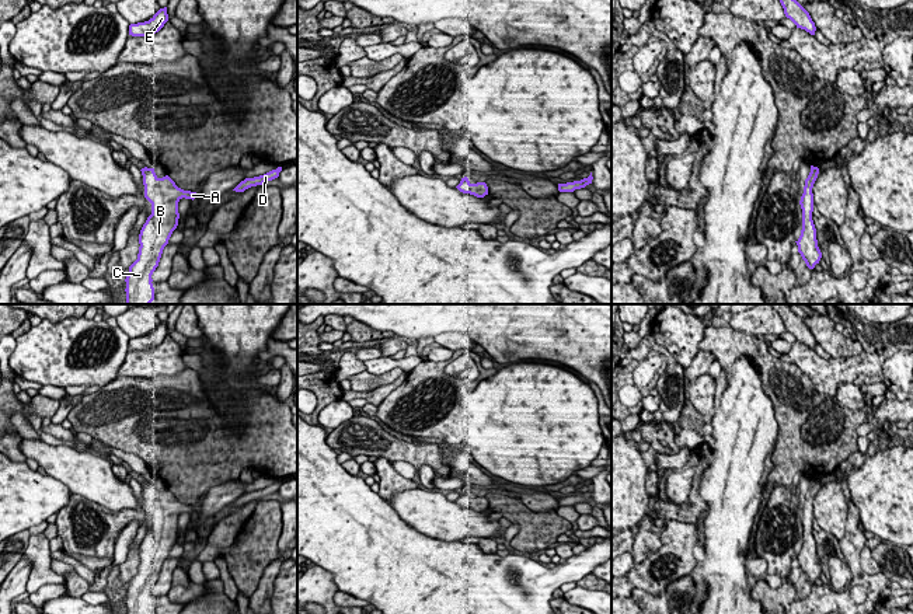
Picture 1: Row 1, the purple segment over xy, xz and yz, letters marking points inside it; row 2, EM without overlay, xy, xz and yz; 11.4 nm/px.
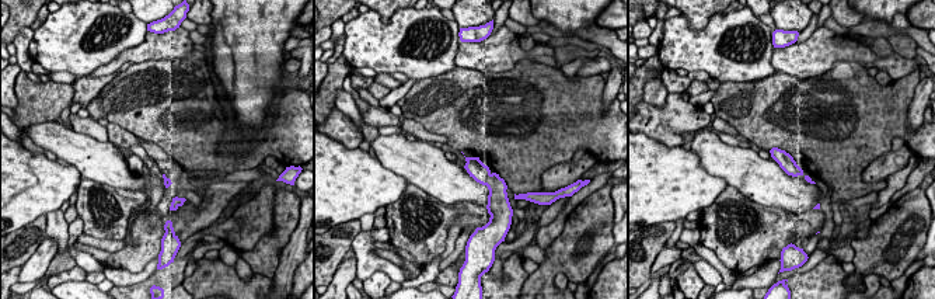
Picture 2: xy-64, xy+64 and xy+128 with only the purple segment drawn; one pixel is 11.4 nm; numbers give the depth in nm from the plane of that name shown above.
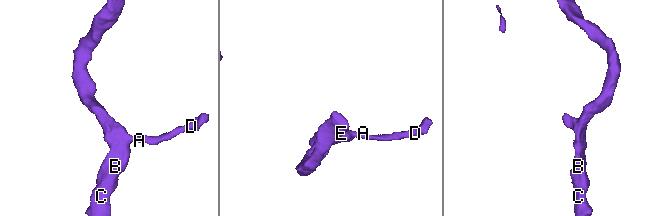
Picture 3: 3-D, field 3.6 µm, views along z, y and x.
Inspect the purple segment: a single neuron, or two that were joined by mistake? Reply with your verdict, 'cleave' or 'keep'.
keep

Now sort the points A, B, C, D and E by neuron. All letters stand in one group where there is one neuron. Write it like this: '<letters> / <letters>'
A B C D E

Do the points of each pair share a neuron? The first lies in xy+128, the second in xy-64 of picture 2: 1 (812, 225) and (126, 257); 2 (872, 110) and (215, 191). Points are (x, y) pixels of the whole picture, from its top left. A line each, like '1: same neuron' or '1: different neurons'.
1: different neurons
2: different neurons

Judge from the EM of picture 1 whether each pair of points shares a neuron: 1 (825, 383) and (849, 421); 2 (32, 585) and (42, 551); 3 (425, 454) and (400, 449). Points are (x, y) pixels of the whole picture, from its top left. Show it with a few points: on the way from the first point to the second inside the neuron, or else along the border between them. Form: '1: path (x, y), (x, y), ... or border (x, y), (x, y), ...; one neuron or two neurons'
1: border (835, 396), (829, 400); two neurons
2: path (38, 576), (39, 560); one neuron
3: path (420, 454), (406, 452); one neuron

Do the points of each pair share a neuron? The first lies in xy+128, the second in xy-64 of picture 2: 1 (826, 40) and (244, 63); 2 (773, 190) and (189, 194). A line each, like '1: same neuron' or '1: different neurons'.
1: different neurons
2: different neurons

